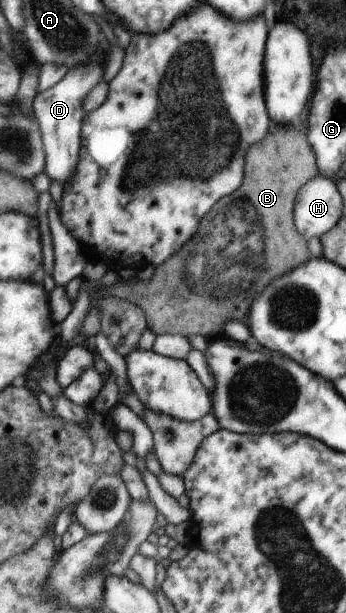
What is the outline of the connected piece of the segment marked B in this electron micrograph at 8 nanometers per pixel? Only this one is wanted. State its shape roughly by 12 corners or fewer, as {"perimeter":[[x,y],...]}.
{"perimeter":[[274,124],[246,184],[210,207],[147,282],[155,336],[247,324],[257,294],[308,259],[293,223],[316,175],[304,132]]}

